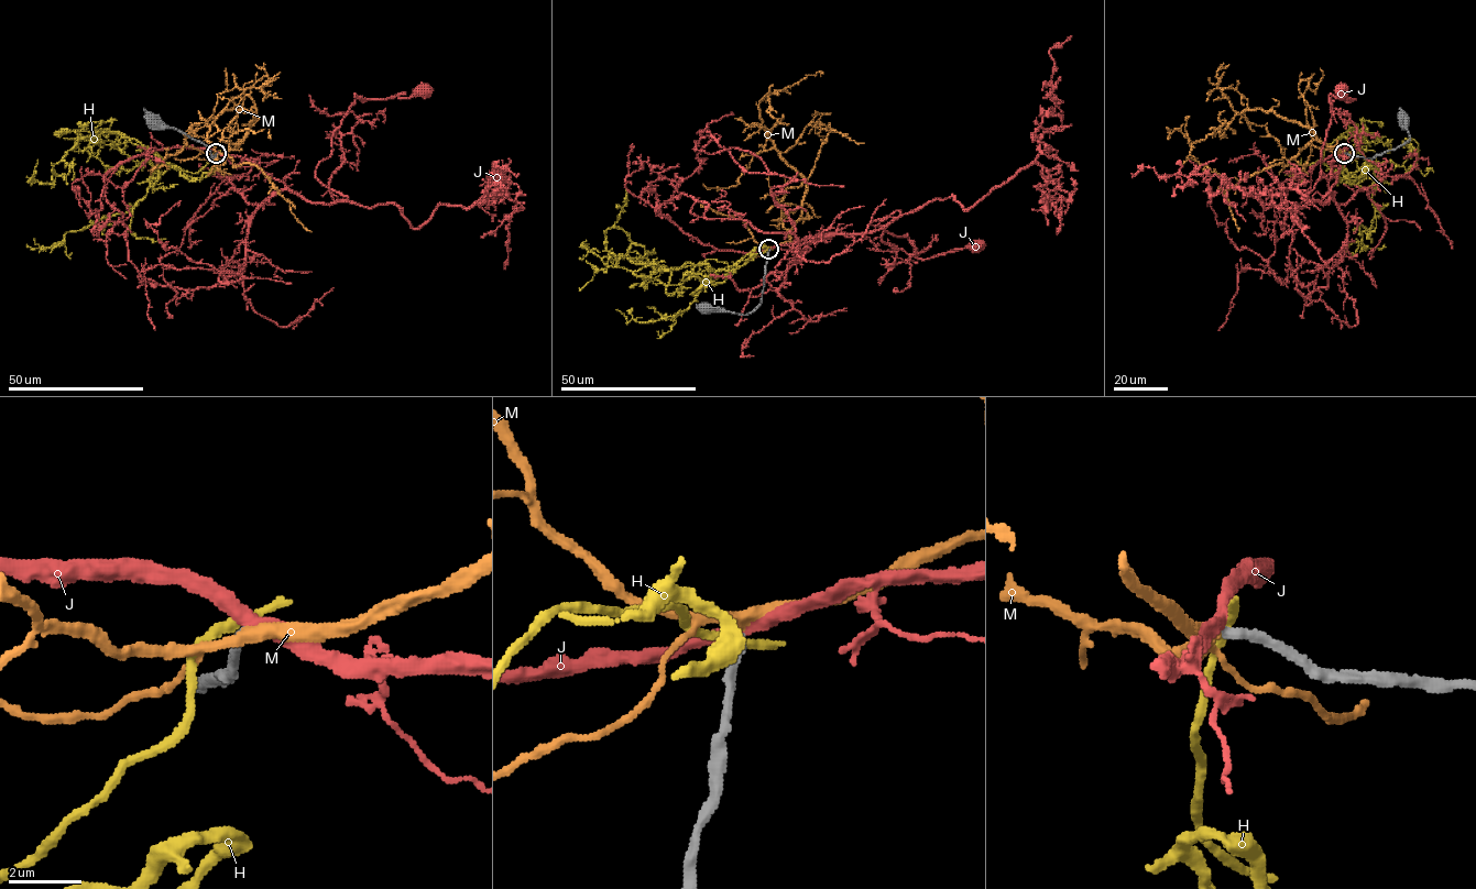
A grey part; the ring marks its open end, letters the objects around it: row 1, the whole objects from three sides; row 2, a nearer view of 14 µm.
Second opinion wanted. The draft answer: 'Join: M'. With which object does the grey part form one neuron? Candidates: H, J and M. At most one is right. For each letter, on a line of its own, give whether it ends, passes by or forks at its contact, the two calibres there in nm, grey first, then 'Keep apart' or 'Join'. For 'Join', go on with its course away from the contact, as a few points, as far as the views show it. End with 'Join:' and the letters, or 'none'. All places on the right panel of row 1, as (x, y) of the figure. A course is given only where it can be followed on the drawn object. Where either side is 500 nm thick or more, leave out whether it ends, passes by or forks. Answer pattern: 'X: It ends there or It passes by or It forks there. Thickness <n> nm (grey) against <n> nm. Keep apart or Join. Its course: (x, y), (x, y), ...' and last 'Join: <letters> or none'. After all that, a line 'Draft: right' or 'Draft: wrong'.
H: It passes by. Thickness 320 nm (grey) against 240 nm. Keep apart
J: It passes by. Thickness 300 nm (grey) against 400 nm. Keep apart
M: It passes by. Thickness 320 nm (grey) against 320 nm. Join. Its course: (1344, 153), (1310, 129), (1260, 109), (1238, 112), (1190, 145), (1181, 131), (1167, 127), (1168, 139)
Join: M
Draft: right

